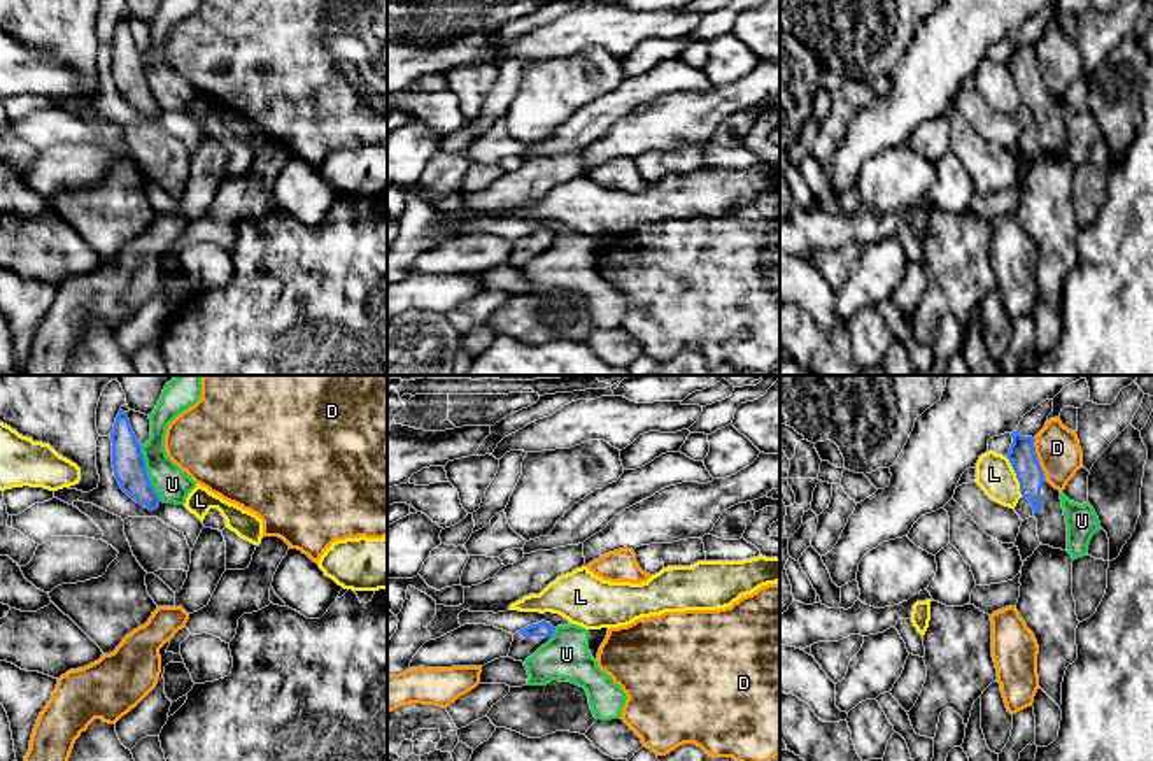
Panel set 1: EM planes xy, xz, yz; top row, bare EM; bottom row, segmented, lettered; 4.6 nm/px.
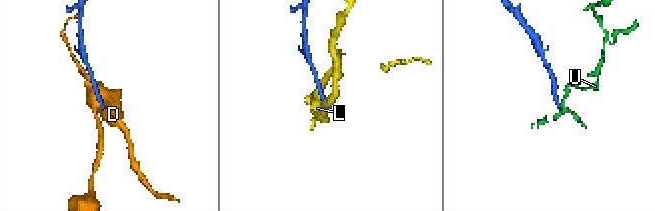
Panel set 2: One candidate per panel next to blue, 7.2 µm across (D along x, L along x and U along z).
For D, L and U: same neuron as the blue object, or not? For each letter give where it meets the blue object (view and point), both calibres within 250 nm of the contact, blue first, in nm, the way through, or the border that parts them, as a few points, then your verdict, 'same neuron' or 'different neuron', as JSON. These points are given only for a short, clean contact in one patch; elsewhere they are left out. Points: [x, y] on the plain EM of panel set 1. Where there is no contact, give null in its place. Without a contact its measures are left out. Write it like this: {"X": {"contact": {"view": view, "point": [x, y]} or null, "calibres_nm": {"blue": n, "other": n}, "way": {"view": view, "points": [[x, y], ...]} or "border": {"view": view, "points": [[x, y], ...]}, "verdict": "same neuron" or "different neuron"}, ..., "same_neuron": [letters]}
{"D": {"contact": {"view": "yz", "point": [1036, 65]}, "calibres_nm": {"blue": 130, "other": 200}, "border": {"view": "yz", "points": [[1034, 46], [1034, 60], [1046, 85]]}, "verdict": "different neuron"}, "L": {"contact": {"view": "yz", "point": [1017, 83]}, "calibres_nm": {"blue": 130, "other": 180}, "border": {"view": "yz", "points": [[1004, 64], [1022, 102]]}, "verdict": "different neuron"}, "U": {"contact": {"view": "xy", "point": [146, 81]}, "calibres_nm": {"blue": 150, "other": 160}, "border": {"view": "xy", "points": [[141, 53], [148, 86], [162, 107]]}, "verdict": "different neuron"}, "same_neuron": []}

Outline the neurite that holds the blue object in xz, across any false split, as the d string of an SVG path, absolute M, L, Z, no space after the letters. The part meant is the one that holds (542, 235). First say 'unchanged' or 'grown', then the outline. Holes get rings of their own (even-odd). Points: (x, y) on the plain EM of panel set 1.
grown | M545 228L517 238L513 242L508 265L524 270L527 265L531 265L541 252L545 252L554 244L554 238L555 235Z

